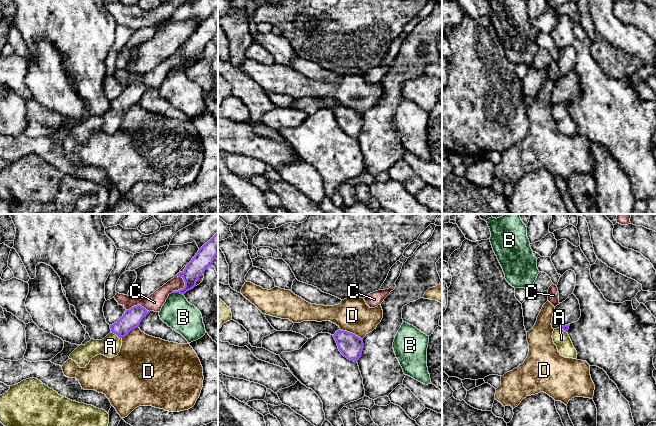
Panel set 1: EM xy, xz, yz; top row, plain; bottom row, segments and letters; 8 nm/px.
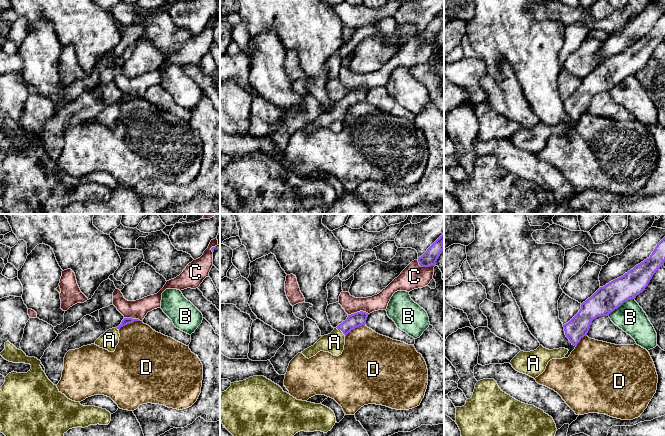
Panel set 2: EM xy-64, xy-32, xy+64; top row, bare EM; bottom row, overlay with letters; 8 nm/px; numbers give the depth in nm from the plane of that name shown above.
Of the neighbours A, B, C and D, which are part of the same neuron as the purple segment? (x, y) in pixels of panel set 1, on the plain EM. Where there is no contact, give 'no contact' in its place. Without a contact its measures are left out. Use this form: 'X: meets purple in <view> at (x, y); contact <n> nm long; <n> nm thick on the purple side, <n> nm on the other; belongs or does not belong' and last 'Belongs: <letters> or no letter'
A: meets purple in xy at (116, 110); contact 110 nm long; 160 nm thick on the purple side, 170 nm on the other; belongs
B: meets purple in xy at (178, 68); contact 100 nm long; 150 nm thick on the purple side, 260 nm on the other; does not belong
C: meets purple in xy at (183, 64); contact 160 nm long; 150 nm thick on the purple side, 140 nm on the other; does not belong
D: meets purple in xz at (351, 109); contact 200 nm long; 190 nm thick on the purple side, 280 nm on the other; does not belong
Belongs: A

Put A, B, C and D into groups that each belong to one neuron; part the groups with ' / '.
A / B / C / D

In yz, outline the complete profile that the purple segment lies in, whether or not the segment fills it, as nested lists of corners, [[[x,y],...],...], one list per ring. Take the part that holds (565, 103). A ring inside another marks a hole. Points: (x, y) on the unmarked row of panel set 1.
[[[568,100],[563,101],[561,104],[554,105],[552,114],[561,132],[576,135],[577,127],[567,109],[569,102]]]

